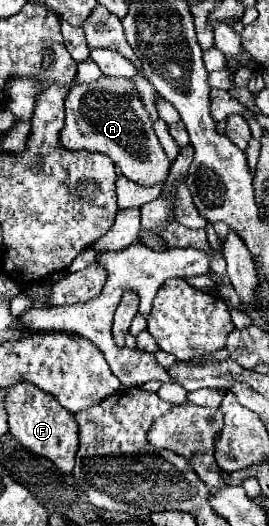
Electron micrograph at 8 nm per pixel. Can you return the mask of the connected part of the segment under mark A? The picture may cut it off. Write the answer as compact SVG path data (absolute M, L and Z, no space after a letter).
M101 76L97 82L77 84L77 90L71 90L65 98L65 126L59 134L59 146L105 154L121 168L125 178L141 186L163 184L171 168L131 78Z

